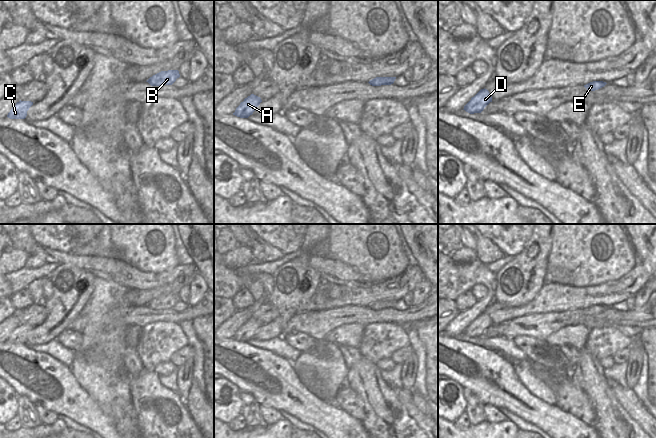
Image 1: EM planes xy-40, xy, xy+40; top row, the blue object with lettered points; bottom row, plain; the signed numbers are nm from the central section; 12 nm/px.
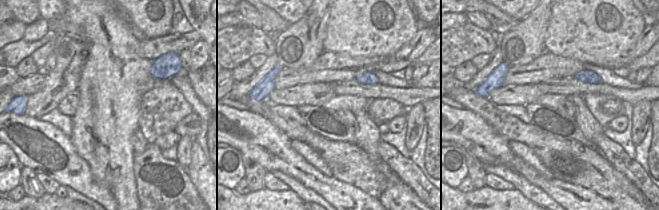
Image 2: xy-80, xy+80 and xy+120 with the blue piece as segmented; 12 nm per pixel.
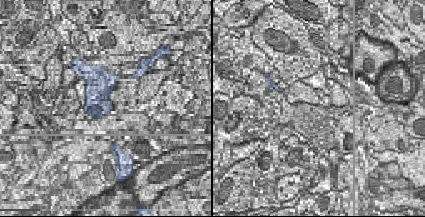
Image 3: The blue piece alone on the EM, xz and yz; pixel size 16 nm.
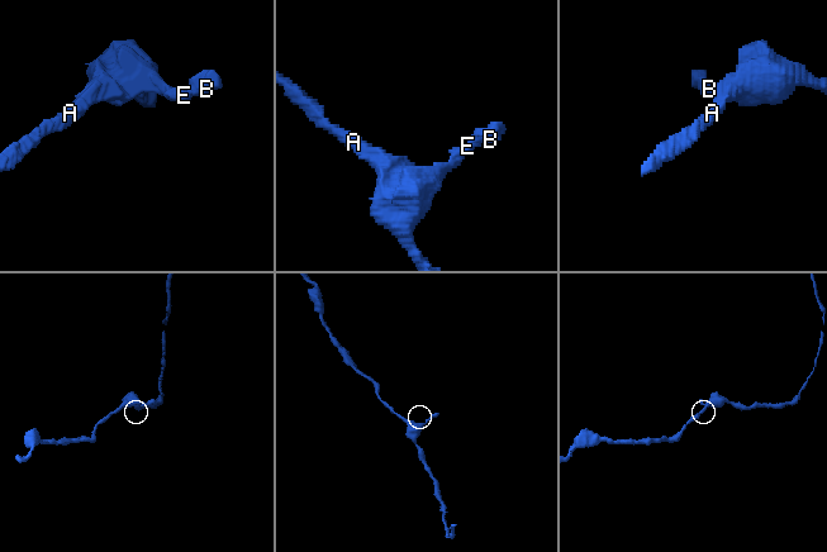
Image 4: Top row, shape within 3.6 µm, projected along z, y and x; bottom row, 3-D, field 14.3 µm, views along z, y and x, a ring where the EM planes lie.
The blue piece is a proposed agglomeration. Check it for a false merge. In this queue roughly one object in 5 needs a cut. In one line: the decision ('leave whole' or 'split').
leave whole

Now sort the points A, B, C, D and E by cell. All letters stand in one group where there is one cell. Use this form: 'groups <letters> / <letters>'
groups A B C D E

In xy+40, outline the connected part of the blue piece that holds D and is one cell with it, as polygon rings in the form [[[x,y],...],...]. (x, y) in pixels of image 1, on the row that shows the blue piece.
[[[484,88],[471,98],[463,110],[470,114],[481,113],[490,102],[492,102],[492,96],[489,91]]]

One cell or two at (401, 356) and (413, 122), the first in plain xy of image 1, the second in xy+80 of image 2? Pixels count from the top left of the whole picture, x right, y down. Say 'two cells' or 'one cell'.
two cells

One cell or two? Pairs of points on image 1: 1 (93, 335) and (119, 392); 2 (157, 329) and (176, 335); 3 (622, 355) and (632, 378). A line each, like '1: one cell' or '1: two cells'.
1: one cell
2: one cell
3: two cells

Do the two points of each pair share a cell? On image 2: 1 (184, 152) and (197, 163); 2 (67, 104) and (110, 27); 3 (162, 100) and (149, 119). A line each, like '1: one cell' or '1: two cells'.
1: two cells
2: two cells
3: one cell

